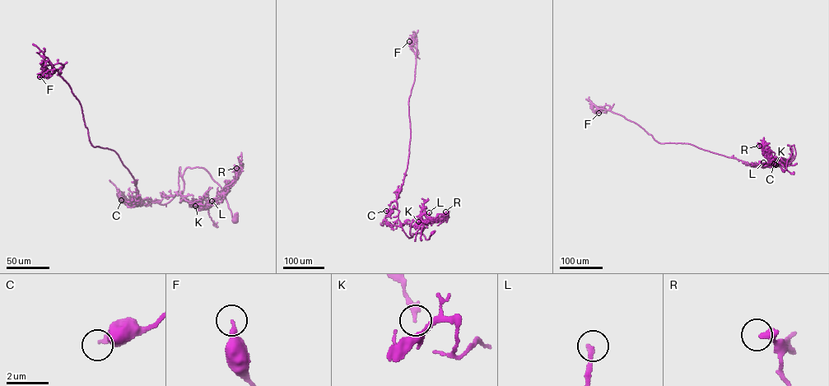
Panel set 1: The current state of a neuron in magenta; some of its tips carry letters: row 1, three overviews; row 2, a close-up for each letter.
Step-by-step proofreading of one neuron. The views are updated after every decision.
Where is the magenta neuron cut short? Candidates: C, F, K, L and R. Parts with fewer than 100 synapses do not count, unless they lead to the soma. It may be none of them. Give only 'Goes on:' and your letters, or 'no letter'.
Goes on: L

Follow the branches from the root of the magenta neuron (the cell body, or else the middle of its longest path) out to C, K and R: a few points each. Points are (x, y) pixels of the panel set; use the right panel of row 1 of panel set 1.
C: (783, 170), (792, 151), (788, 145), (790, 150), (794, 145), (790, 162), (769, 160), (774, 164)
K: (783, 170), (792, 151), (789, 145), (793, 156), (784, 163), (770, 163), (775, 165)
R: (783, 170), (792, 151), (789, 145), (793, 156), (784, 163), (770, 163), (775, 166), (759, 146)

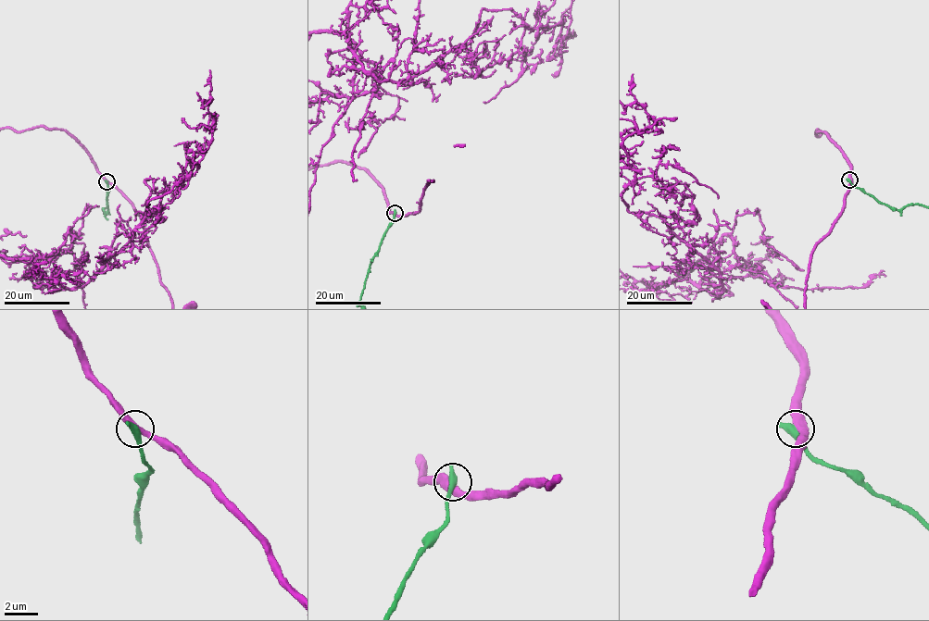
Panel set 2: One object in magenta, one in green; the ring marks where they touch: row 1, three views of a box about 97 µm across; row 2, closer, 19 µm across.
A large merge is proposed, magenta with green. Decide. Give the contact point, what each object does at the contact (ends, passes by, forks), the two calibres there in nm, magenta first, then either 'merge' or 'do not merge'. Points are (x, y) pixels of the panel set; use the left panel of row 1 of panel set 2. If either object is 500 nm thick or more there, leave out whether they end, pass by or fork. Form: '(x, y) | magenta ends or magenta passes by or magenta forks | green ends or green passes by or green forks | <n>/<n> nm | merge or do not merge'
(106, 181) | 440/500 nm | do not merge

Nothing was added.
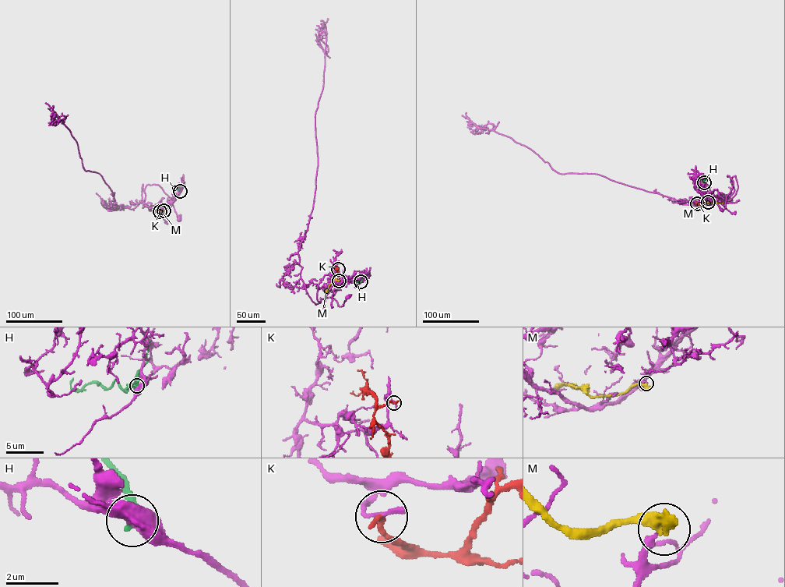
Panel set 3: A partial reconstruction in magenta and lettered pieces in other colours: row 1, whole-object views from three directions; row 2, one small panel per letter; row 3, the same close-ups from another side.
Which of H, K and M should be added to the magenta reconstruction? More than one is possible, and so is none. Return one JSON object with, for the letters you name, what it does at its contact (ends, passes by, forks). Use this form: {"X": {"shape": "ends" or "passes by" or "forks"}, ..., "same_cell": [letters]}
{"same_cell": []}

